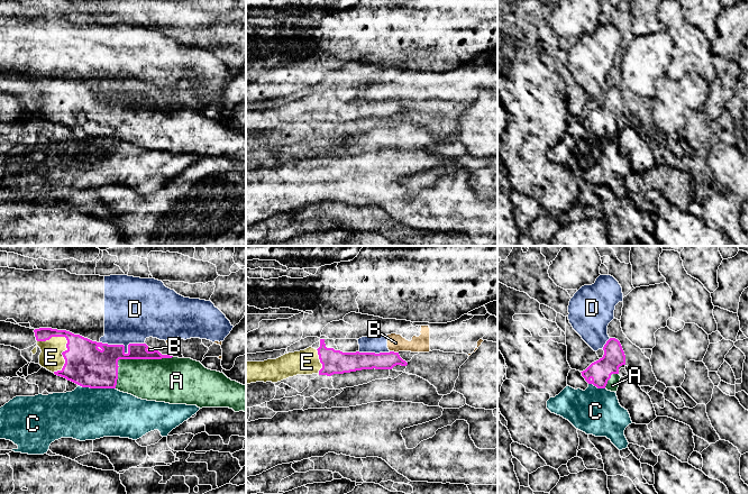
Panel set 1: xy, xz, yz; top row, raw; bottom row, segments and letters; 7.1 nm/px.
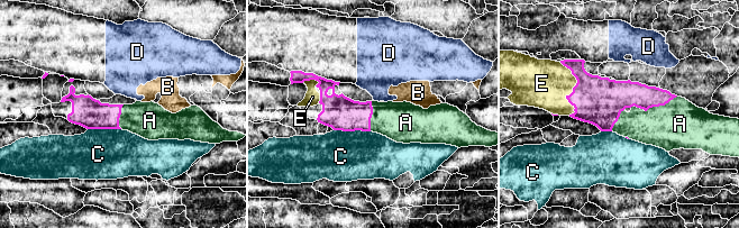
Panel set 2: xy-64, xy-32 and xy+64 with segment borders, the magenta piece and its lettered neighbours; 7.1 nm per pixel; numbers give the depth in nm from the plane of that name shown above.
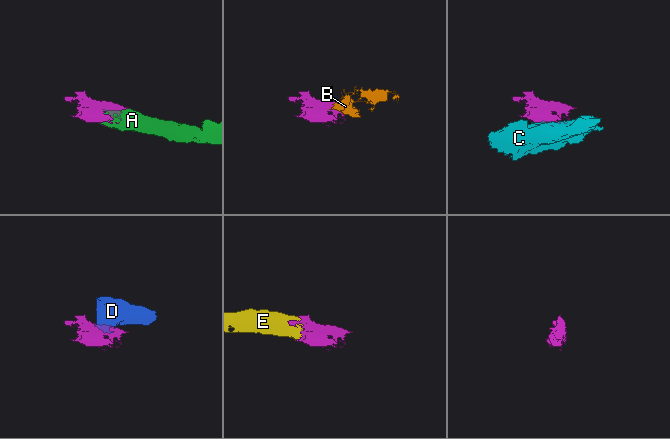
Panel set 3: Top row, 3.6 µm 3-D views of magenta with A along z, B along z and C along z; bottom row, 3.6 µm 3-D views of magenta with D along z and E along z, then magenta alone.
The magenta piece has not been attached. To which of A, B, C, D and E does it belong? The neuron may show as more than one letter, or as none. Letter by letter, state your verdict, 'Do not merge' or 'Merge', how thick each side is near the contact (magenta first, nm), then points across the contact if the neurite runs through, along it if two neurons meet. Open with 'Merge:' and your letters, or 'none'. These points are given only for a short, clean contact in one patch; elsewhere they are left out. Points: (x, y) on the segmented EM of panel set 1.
Merge: A, E
A: Merge. Thickness 280 nm (magenta) against 300 nm
B: Do not merge. Thickness 130 nm (magenta) against 130 nm. Boundary: xz (390, 350), (398, 353)
C: Do not merge. Thickness 300 nm (magenta) against 380 nm. Boundary: xy (80, 385), (115, 389)
D: Do not merge. Thickness 280 nm (magenta) against 380 nm. Boundary: xy (100, 341), (122, 345), (126, 353), (129, 344), (144, 344)
E: Merge. Thickness 300 nm (magenta) against 160 nm. Path across: xy (85, 365), (72, 356), (63, 356), (51, 357)

